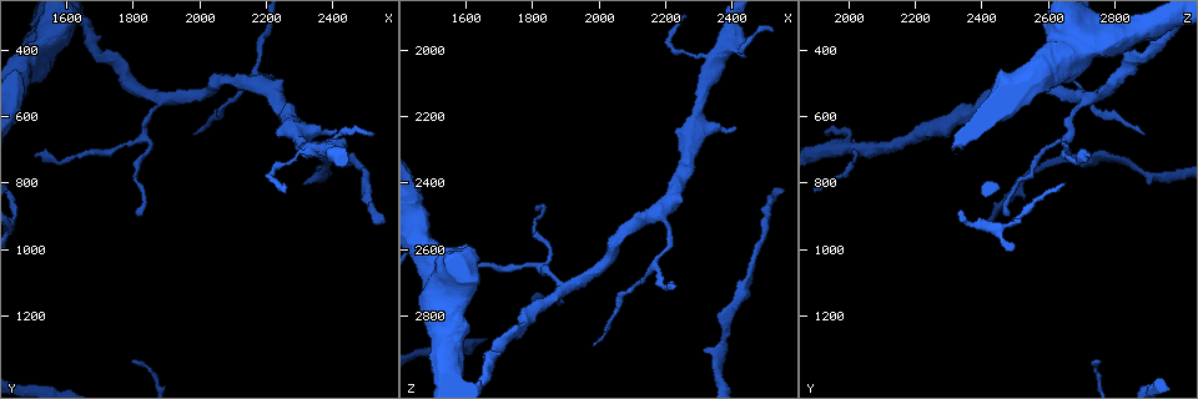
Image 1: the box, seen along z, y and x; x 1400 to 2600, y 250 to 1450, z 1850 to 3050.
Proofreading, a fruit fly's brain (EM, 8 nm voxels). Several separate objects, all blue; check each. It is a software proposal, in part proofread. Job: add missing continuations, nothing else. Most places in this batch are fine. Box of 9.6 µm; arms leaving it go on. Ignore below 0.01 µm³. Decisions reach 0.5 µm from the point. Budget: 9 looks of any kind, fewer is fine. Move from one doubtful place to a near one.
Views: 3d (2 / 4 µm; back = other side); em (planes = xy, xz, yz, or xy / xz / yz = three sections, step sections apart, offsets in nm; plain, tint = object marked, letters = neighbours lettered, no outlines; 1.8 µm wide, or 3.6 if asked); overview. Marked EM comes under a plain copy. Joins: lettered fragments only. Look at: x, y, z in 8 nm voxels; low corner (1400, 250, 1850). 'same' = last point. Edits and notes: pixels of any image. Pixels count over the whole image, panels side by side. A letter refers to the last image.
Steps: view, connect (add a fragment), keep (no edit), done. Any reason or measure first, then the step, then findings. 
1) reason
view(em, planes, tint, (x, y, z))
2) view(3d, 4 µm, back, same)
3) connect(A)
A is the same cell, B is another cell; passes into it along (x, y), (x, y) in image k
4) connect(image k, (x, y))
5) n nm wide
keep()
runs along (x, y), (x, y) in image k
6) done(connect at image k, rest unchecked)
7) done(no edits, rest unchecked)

thin end
view(em, yz, step 16, letters, (2530, 650, 1940))

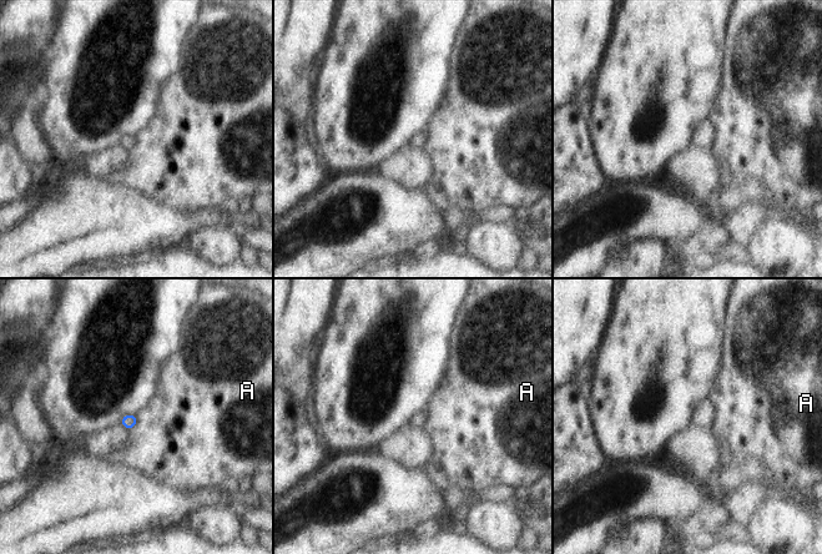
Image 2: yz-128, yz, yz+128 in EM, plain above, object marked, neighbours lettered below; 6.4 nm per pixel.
view(em, planes, letters, same)

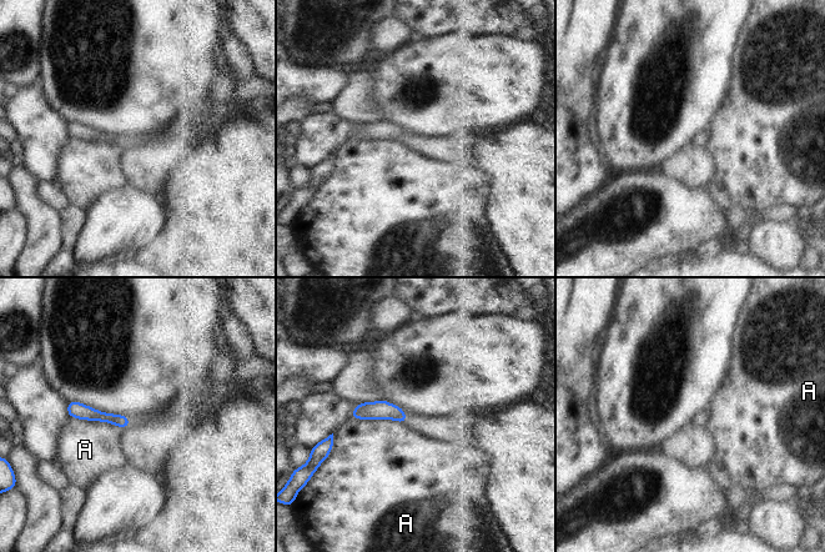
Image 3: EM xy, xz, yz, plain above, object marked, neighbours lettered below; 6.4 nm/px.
keep()
A is another cell; border along (351, 414), (356, 418), (405, 422) in image 3; no lettered fragment goes on from it

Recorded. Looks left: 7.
three-way junction
view(em, yz, step 8, tint, (2290, 710, 2020))

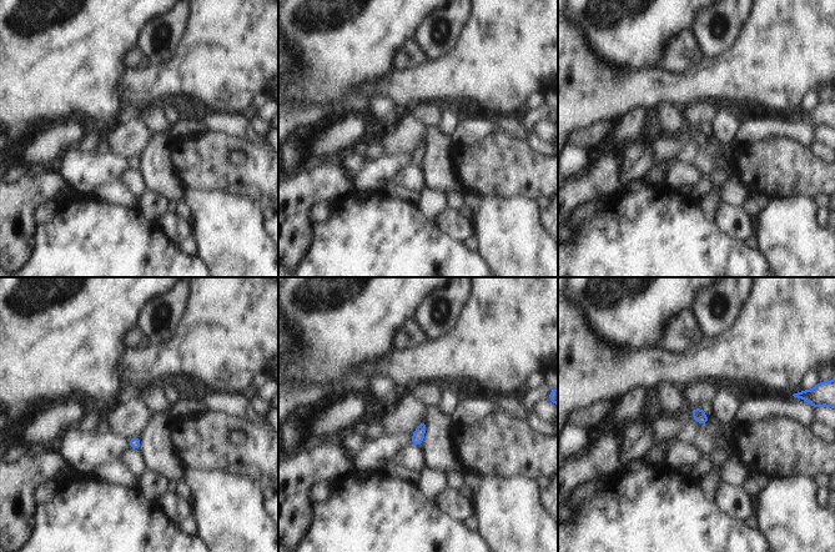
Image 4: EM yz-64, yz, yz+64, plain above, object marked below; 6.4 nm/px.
another direction
view(em, planes, tint, same)

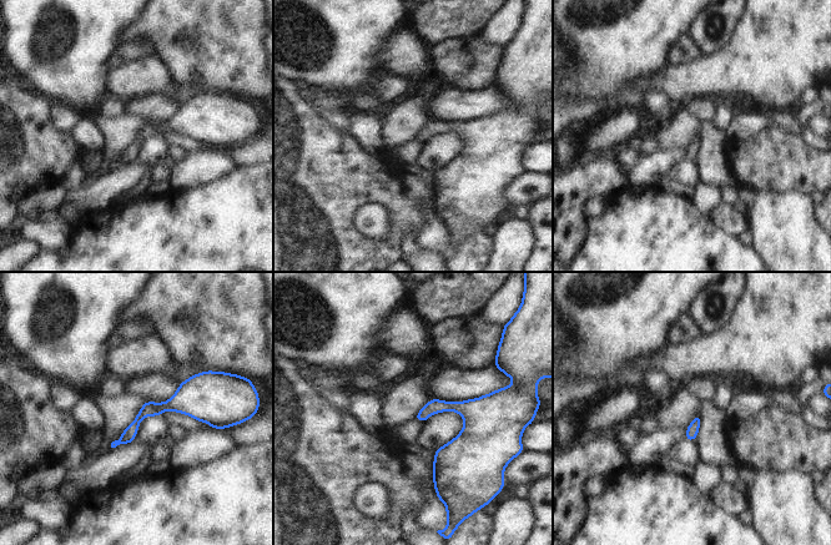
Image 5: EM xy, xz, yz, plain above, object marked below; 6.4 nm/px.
see the neighbours
view(em, planes, letters, same)

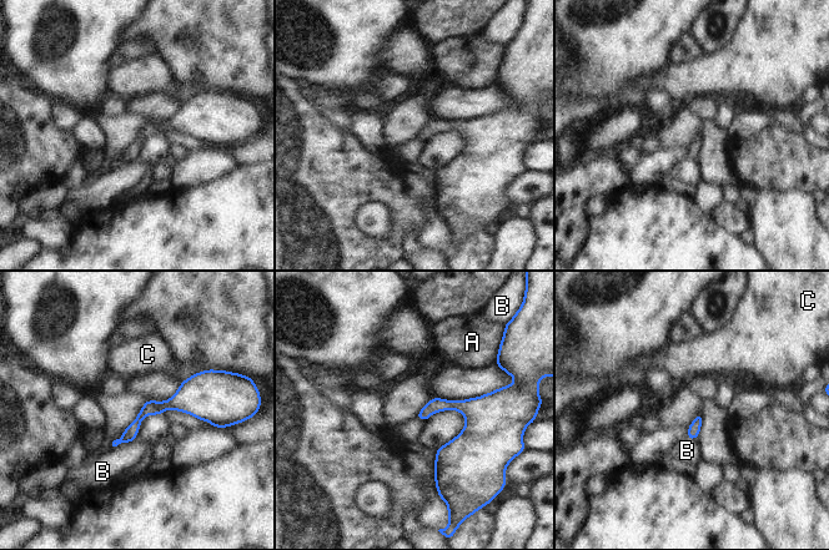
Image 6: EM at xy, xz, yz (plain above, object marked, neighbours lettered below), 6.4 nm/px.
keep()
A, B and C are other cells; runs along (205, 384), (149, 408), (122, 439) in image 6; no lettered fragment goes on from it

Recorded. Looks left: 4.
stops while still wide
view(3d, 2 µm, (2410, 650, 2240))

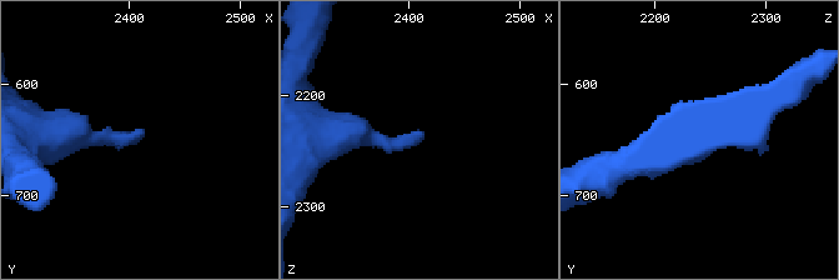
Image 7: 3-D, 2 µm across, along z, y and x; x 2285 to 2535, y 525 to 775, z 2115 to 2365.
now the EM
view(em, xy, step 16, tint, (2410, 644, 2232))

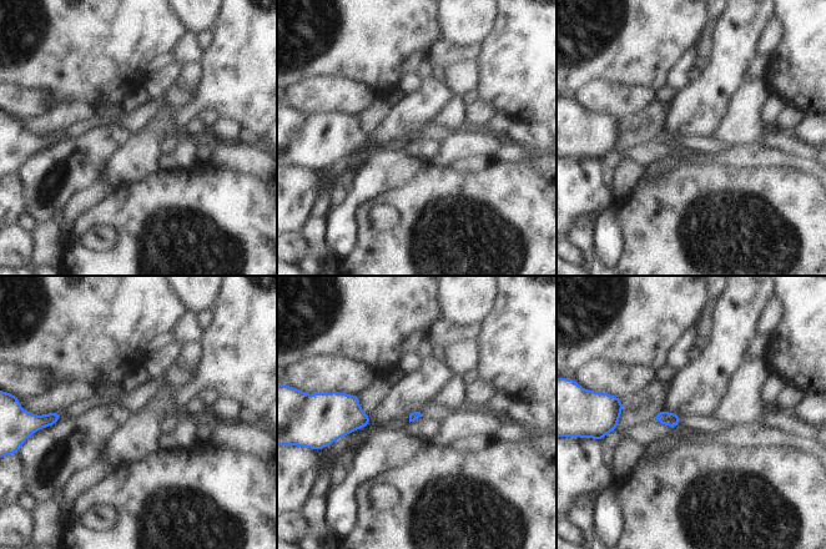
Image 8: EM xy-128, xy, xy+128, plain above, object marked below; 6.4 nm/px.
view(em, xy, step 16, letters, same)

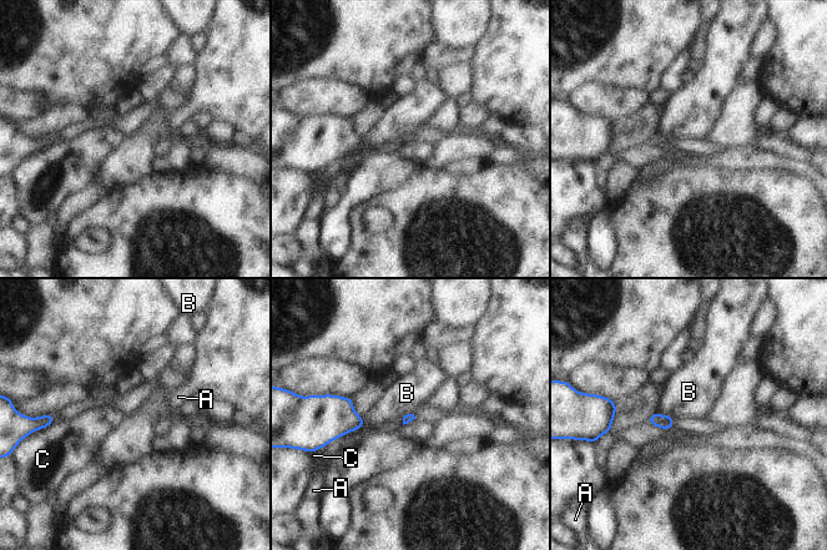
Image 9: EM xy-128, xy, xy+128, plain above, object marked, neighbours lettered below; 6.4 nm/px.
A touches over 220 nm
keep()
A, B and C are other cells; none of them fits

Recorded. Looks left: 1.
branch stops here
view(em, planes, letters, (1990, 650, 2900))

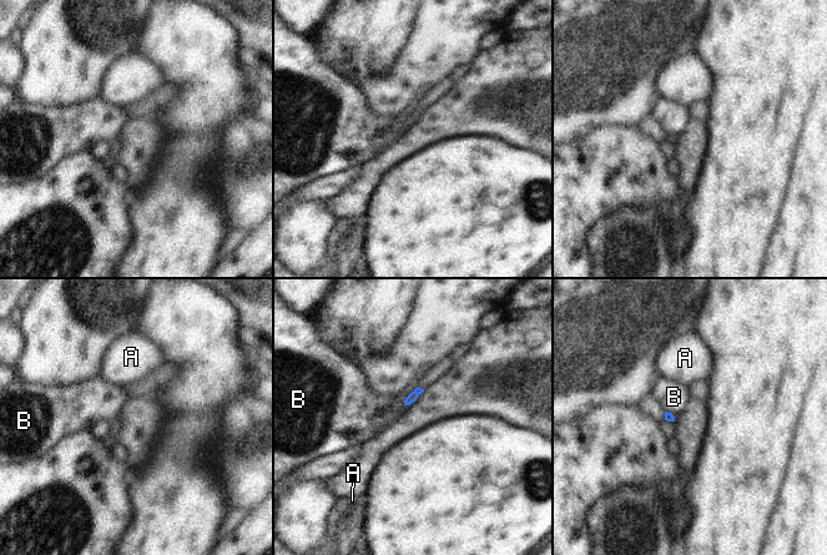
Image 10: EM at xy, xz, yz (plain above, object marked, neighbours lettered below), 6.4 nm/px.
keep()
A and B are other cells; border along (665, 410), (677, 415) in image 10; none of them fits

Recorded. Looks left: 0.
done(no edits, rest unchecked)

